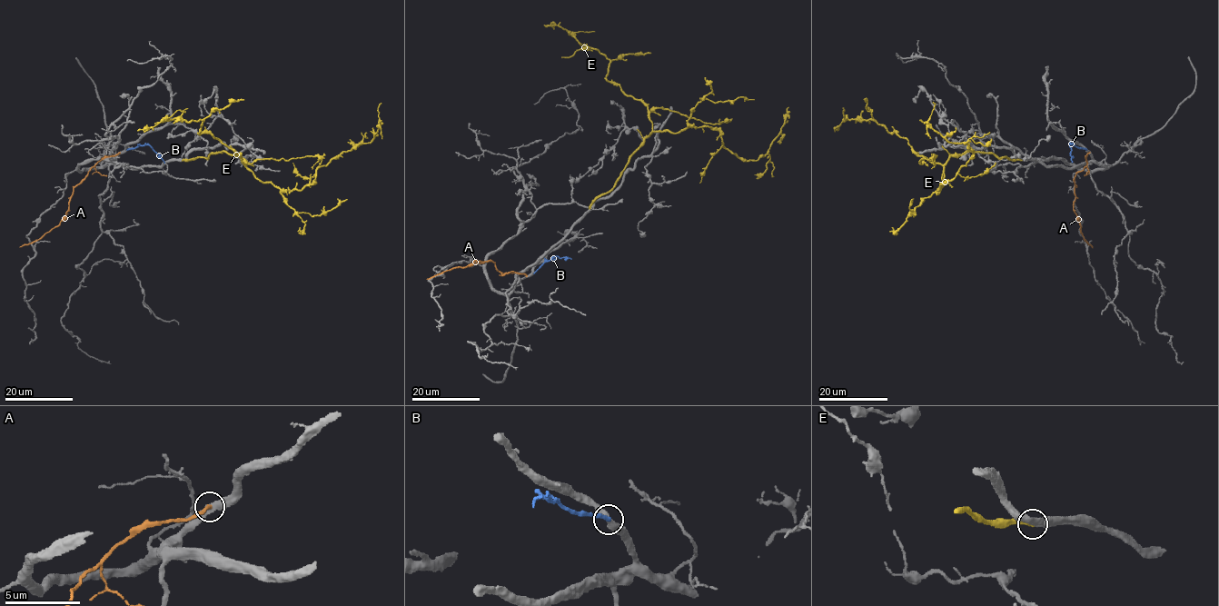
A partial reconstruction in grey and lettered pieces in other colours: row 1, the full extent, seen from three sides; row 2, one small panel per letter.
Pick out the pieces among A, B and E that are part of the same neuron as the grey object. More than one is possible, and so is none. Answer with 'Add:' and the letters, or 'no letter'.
Add: no letter

